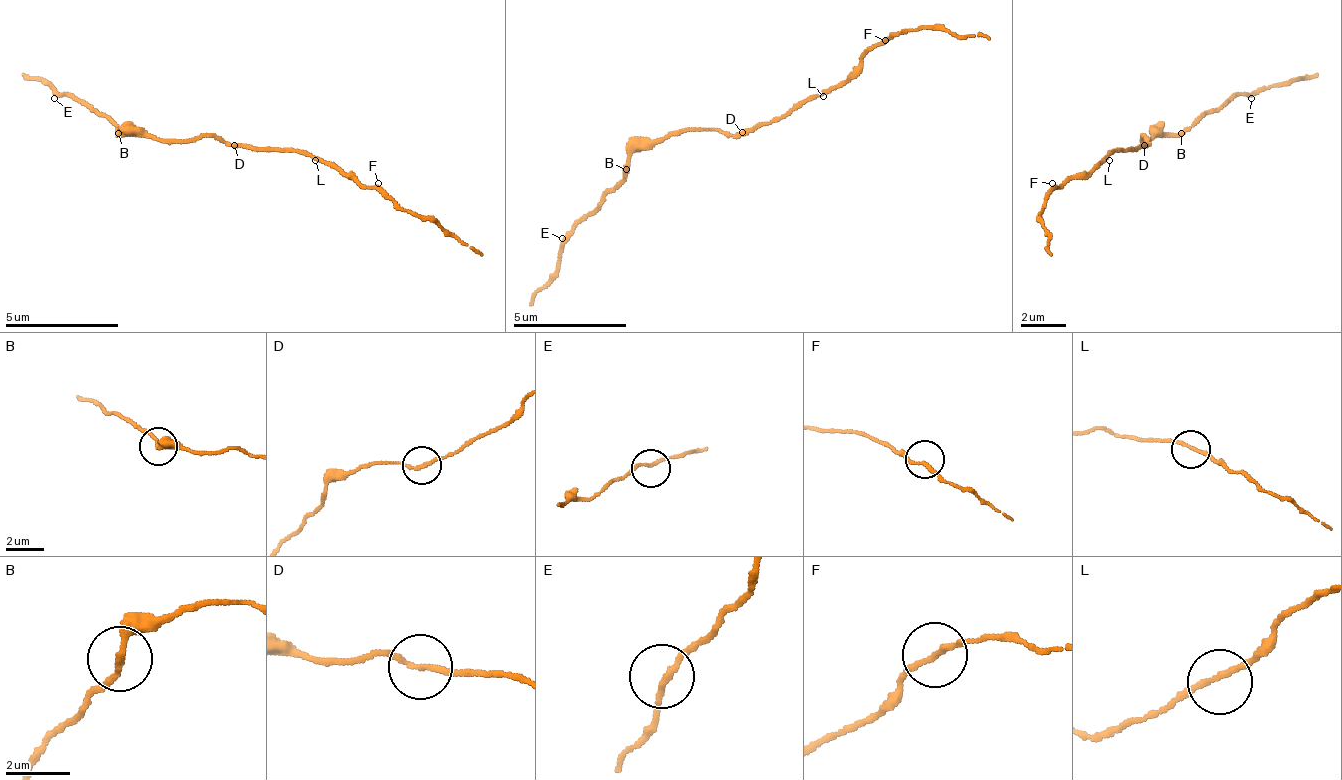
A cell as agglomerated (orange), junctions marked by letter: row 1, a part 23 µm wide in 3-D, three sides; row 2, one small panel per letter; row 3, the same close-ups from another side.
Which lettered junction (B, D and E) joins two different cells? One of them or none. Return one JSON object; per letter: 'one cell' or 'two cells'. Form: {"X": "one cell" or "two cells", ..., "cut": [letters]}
{"B": "one cell", "D": "one cell", "E": "one cell", "cut": []}

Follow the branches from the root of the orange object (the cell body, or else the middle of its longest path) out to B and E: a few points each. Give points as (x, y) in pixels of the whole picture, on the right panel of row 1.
B: (1143, 143), (1149, 143), (1143, 138), (1183, 132)
E: (1143, 143), (1149, 143), (1143, 138), (1188, 132), (1239, 92), (1251, 98)

